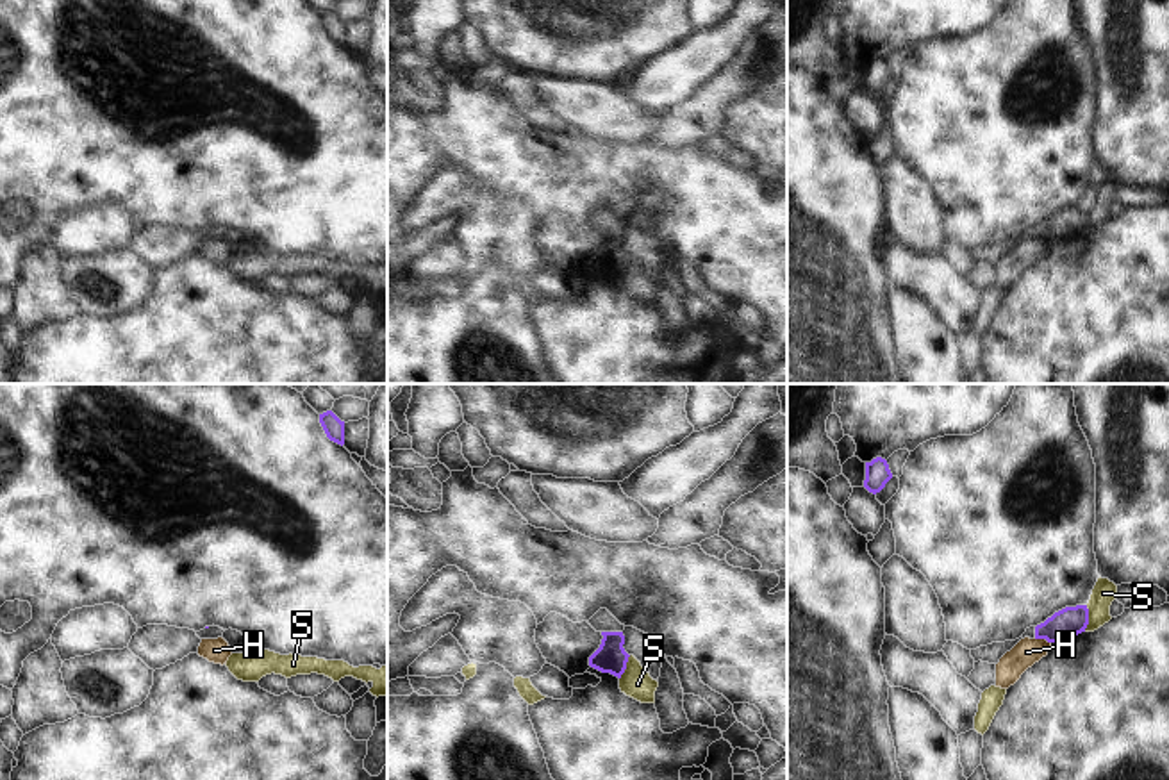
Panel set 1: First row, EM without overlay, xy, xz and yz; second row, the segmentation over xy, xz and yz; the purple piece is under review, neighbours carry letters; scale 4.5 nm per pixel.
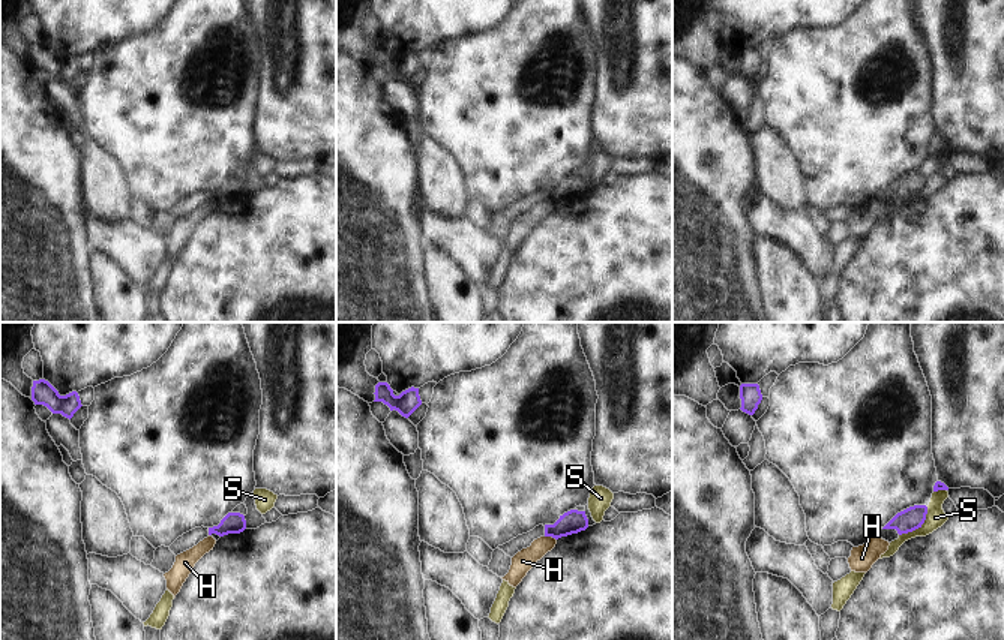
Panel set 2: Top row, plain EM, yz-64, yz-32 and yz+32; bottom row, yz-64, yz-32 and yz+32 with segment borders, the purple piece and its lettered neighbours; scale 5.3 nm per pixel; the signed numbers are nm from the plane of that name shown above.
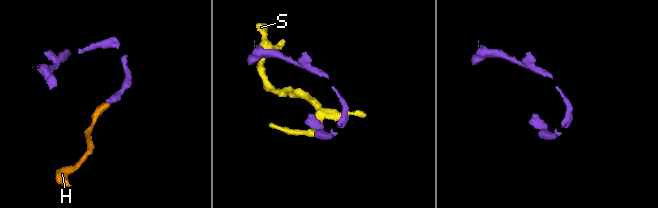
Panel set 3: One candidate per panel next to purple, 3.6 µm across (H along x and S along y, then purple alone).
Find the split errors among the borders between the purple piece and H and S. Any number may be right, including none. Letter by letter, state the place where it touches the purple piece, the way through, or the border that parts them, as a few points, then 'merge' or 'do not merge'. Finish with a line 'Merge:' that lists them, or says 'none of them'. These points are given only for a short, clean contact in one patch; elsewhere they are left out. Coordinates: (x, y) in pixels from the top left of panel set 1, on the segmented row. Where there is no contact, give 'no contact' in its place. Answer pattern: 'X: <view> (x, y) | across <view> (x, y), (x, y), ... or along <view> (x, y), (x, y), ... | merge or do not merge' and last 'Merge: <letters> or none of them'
H: yz (1043, 638) | along yz (1034, 638), (1044, 638), (1050, 643) | do not merge
S: yz (1087, 618) | along yz (1087, 605), (1087, 627), (1084, 630) | do not merge
Merge: none of them

